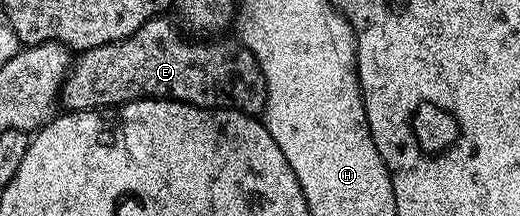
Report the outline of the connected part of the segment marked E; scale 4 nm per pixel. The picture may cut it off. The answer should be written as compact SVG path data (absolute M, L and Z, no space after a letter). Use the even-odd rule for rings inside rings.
M156 17L141 25L141 29L137 29L137 33L127 39L109 45L97 45L82 52L72 62L71 70L67 72L63 87L59 90L62 110L105 111L138 99L174 99L176 103L188 103L194 107L244 111L247 115L258 116L267 100L267 86L253 53L238 41L230 43L227 37L218 41L196 41L182 30L175 31L176 24L172 23L167 17Z

